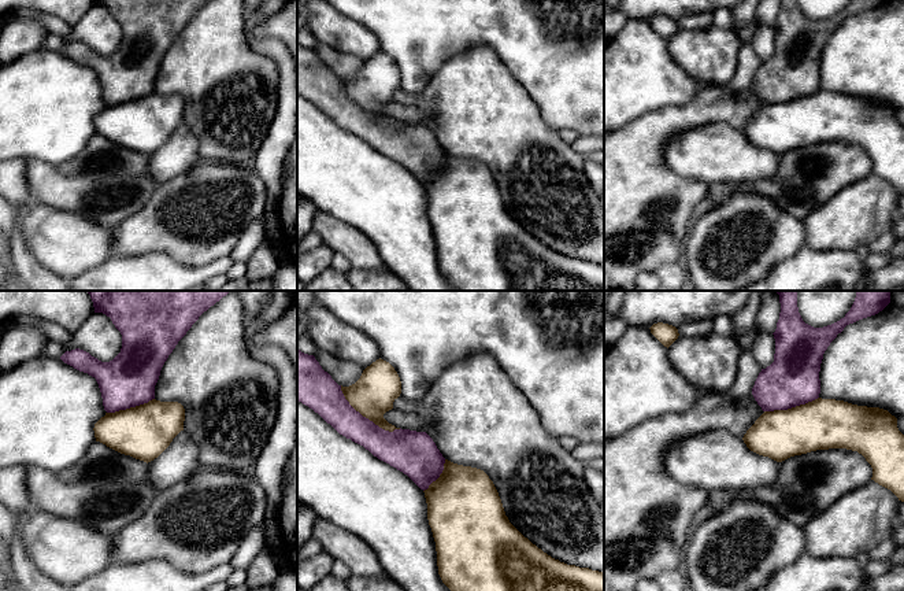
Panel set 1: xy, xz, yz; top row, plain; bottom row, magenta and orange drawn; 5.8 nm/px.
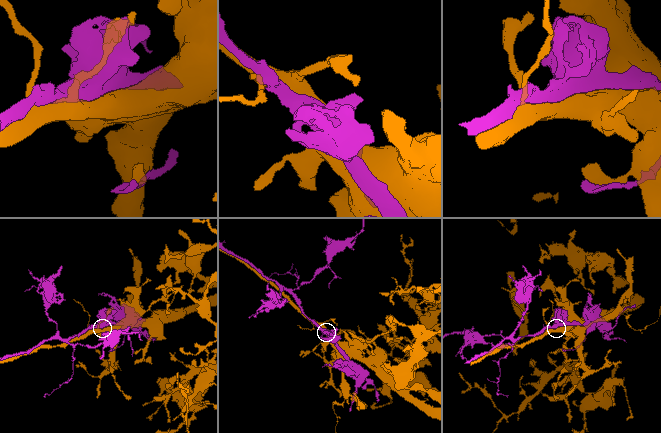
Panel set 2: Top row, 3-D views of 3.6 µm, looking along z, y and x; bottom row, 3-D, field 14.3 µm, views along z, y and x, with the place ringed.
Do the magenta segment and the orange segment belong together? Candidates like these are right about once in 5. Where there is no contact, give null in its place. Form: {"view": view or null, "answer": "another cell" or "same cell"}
{"view": "xz", "answer": "another cell"}

